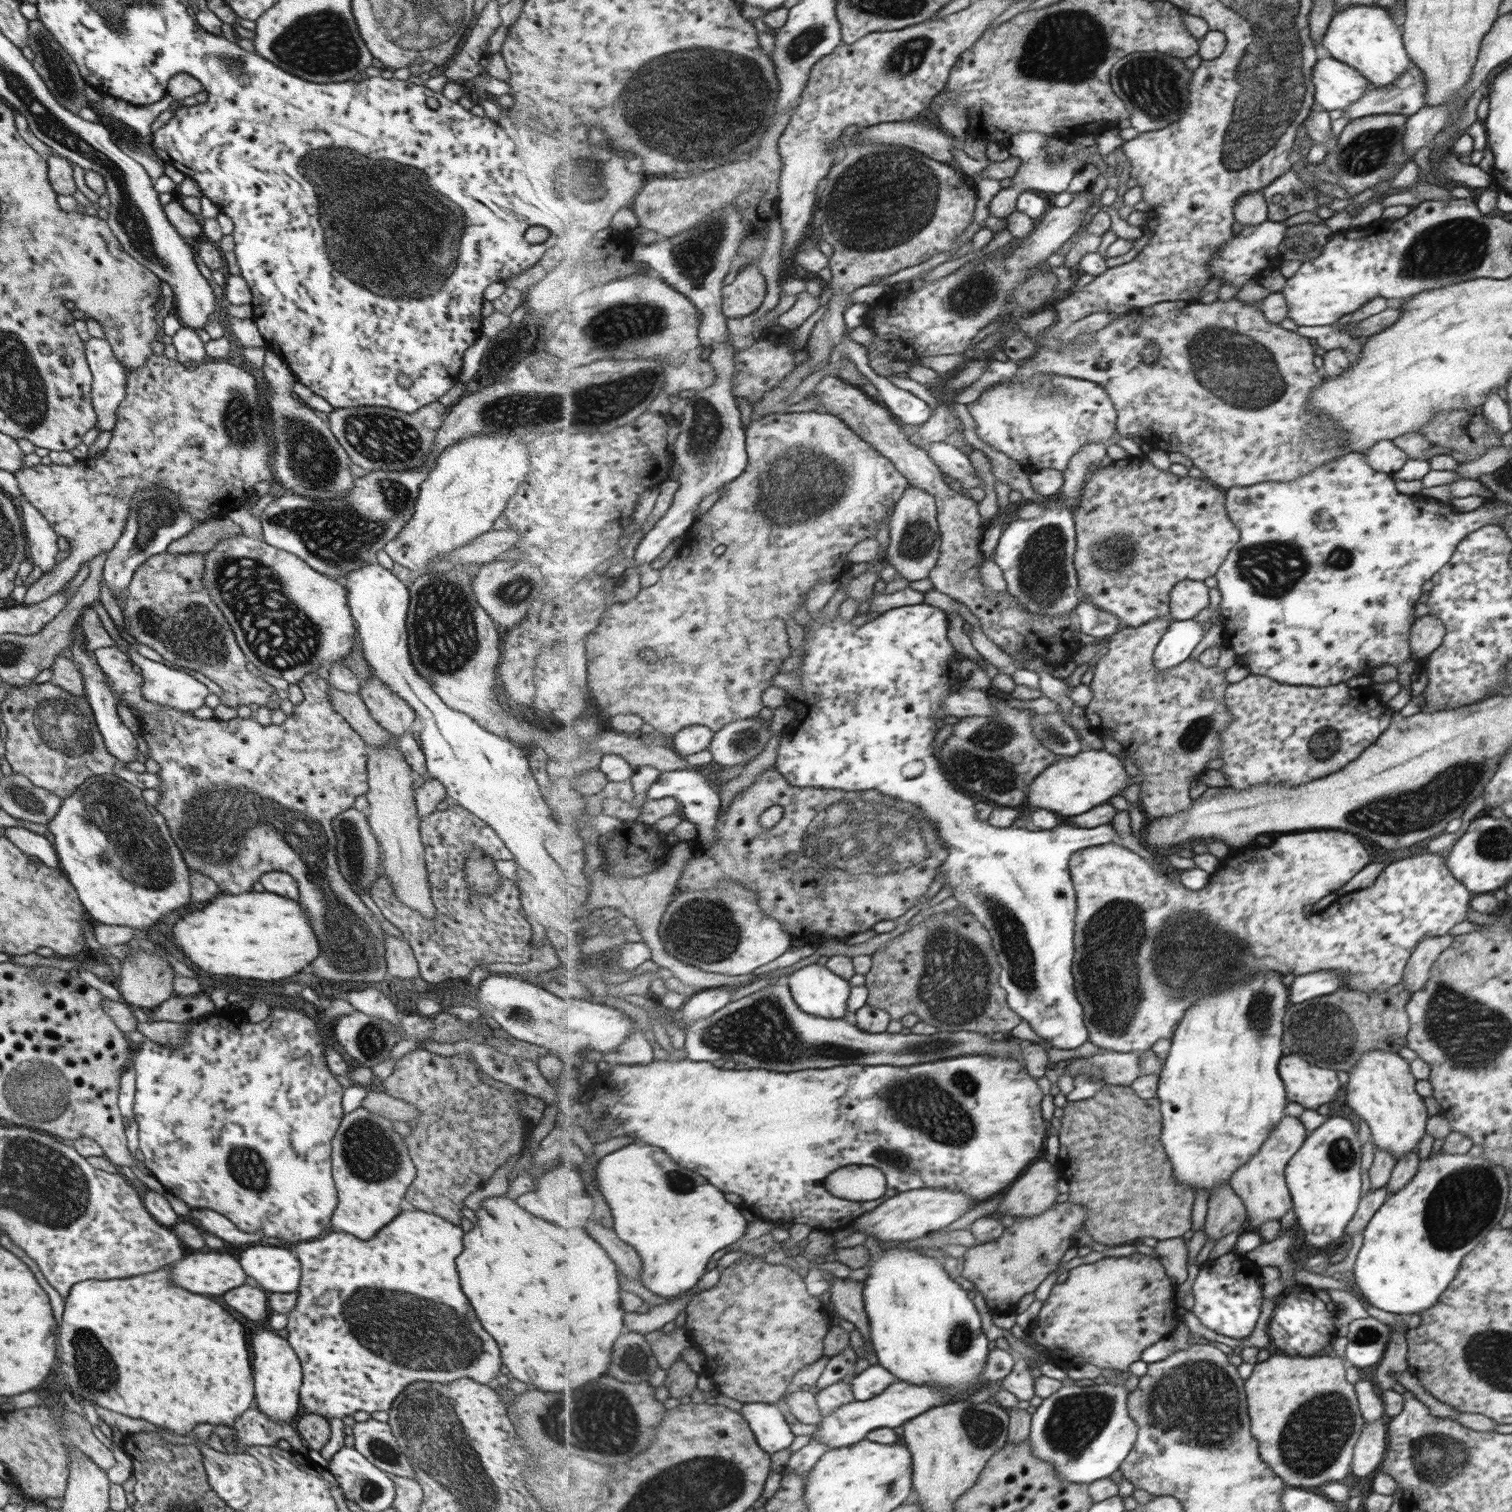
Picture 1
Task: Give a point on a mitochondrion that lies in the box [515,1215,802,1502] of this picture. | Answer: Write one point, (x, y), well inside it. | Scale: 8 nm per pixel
(607, 1420)

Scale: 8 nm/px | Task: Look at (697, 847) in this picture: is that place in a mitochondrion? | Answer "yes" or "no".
no

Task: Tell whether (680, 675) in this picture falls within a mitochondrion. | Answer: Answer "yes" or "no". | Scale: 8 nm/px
no

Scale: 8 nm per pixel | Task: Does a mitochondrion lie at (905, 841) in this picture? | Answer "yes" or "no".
yes

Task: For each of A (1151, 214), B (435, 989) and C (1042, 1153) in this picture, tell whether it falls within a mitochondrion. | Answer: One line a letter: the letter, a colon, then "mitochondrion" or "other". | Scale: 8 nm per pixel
A: other
B: other
C: other

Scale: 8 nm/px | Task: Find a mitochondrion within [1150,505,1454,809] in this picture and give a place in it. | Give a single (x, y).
(1271, 569)

